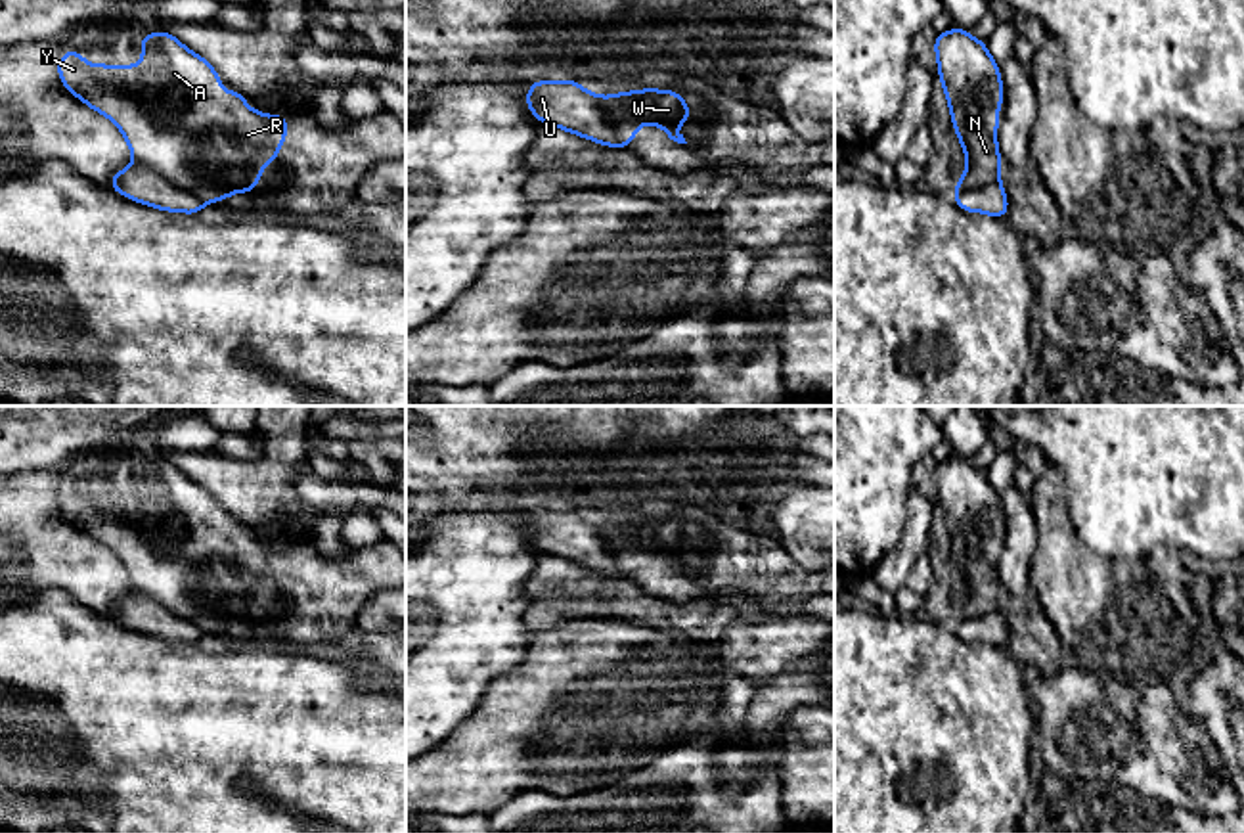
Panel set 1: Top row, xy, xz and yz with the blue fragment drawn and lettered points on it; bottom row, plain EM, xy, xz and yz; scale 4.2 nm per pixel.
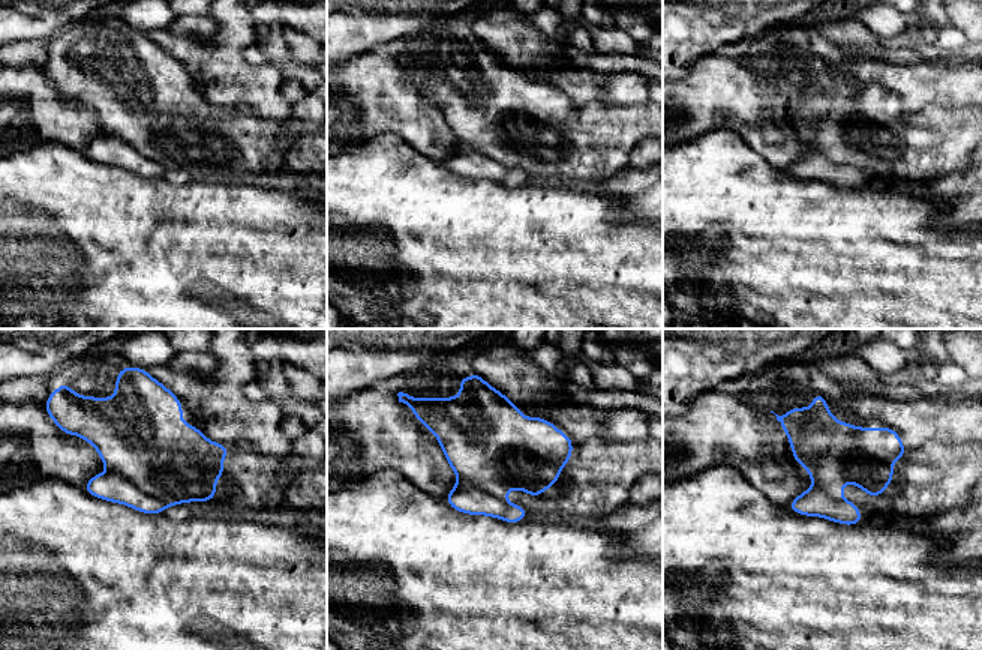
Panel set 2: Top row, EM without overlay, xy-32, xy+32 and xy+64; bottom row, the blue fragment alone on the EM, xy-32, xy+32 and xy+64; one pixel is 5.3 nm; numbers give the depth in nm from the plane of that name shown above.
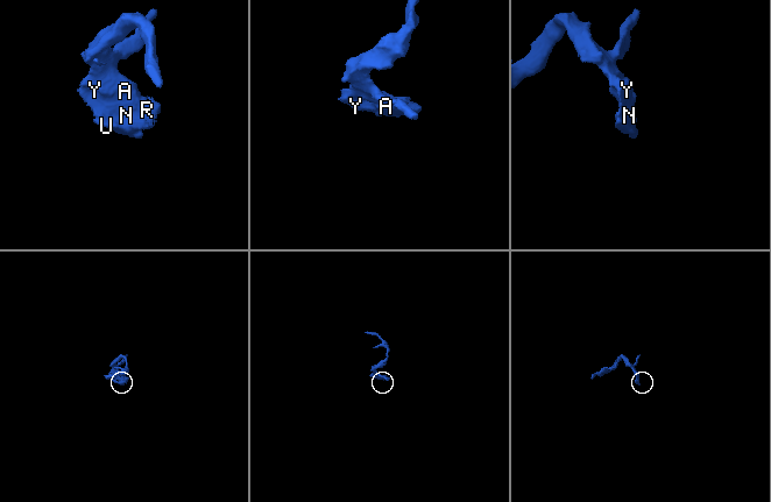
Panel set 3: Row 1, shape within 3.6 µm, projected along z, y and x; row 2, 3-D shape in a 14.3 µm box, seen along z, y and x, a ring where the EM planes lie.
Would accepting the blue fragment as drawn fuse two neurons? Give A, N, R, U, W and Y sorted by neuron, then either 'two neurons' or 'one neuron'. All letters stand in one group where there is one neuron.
A N R W Y / U | two neurons

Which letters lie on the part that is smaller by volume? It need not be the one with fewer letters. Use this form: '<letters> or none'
U

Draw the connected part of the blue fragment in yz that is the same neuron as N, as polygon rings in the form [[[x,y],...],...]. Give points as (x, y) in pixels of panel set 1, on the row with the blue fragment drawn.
[[[949,29],[934,36],[938,79],[949,103],[949,117],[965,149],[966,169],[953,184],[955,195],[999,182],[1001,153],[997,146],[999,105],[1005,101],[999,65],[988,44],[966,29]]]

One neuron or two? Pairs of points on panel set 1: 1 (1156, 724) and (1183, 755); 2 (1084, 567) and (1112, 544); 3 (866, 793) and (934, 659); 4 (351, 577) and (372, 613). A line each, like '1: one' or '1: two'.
1: one
2: two
3: one
4: two

